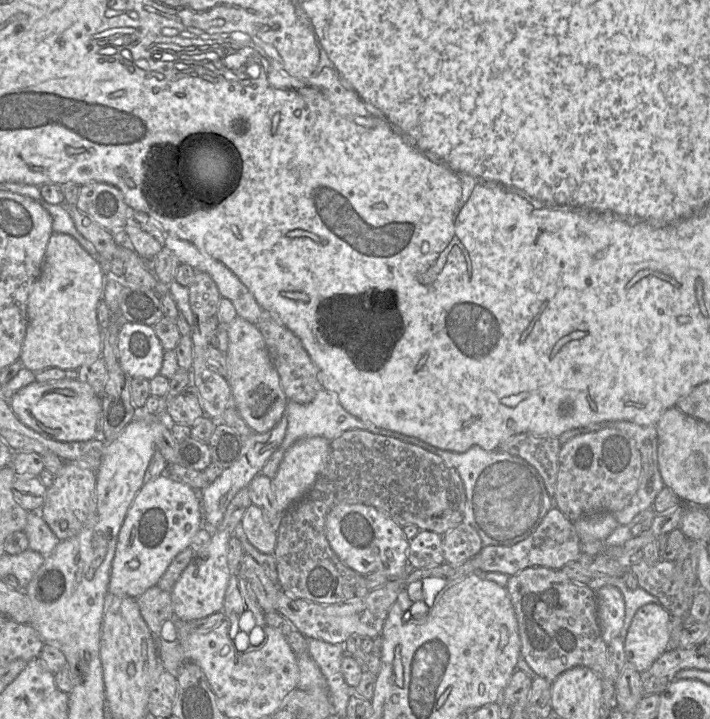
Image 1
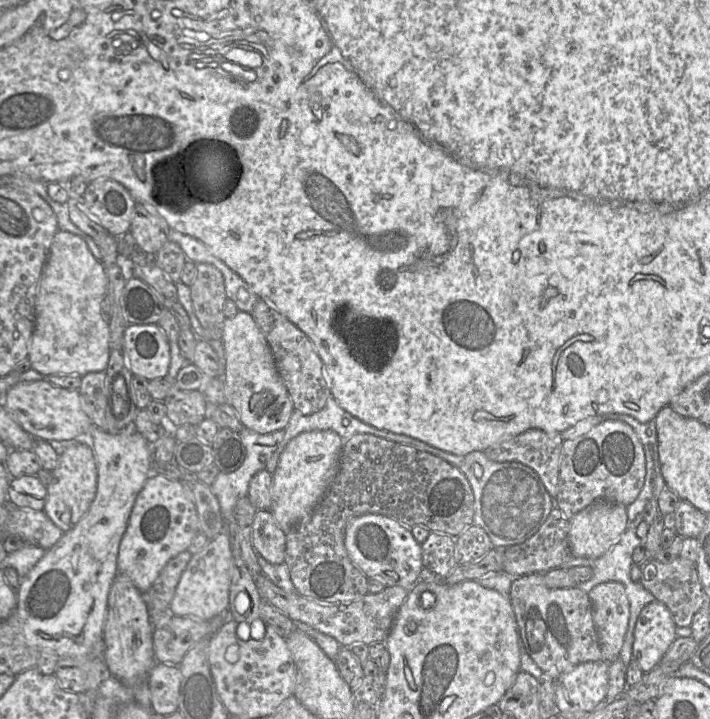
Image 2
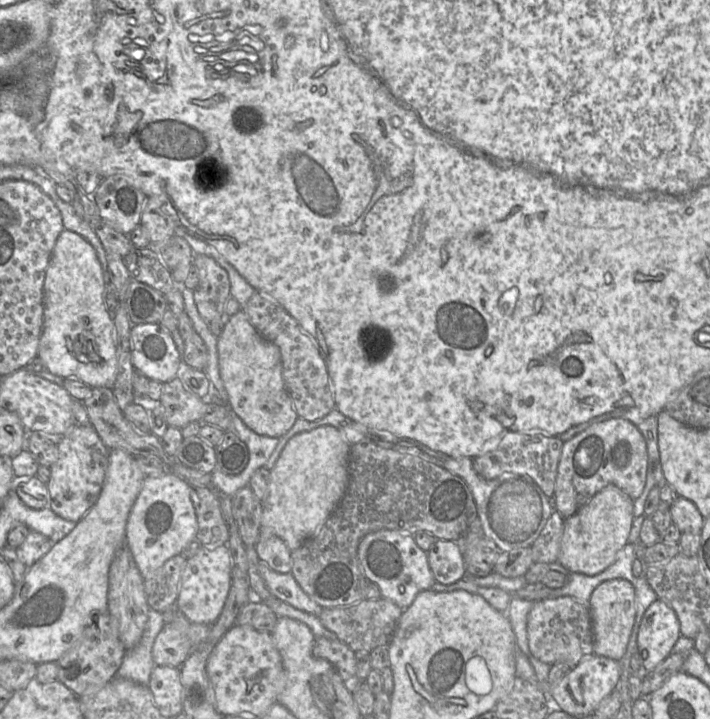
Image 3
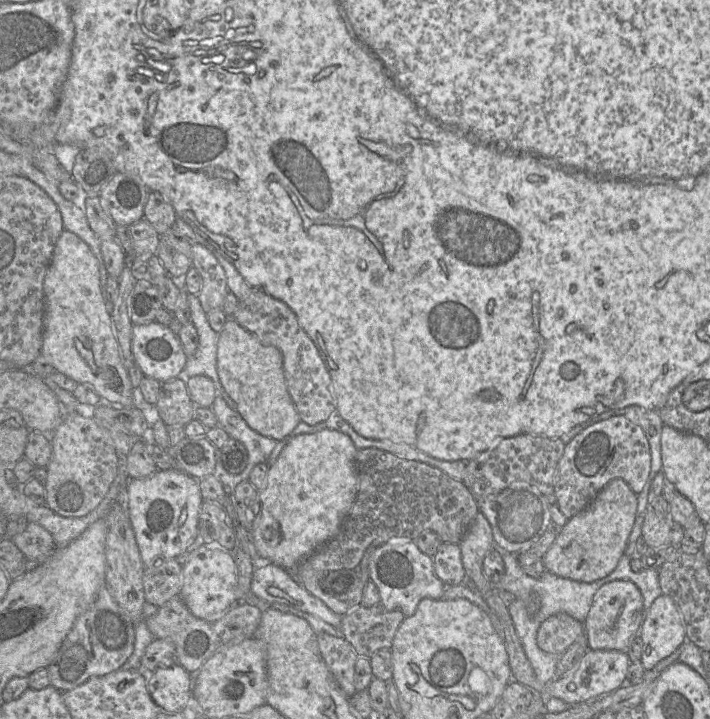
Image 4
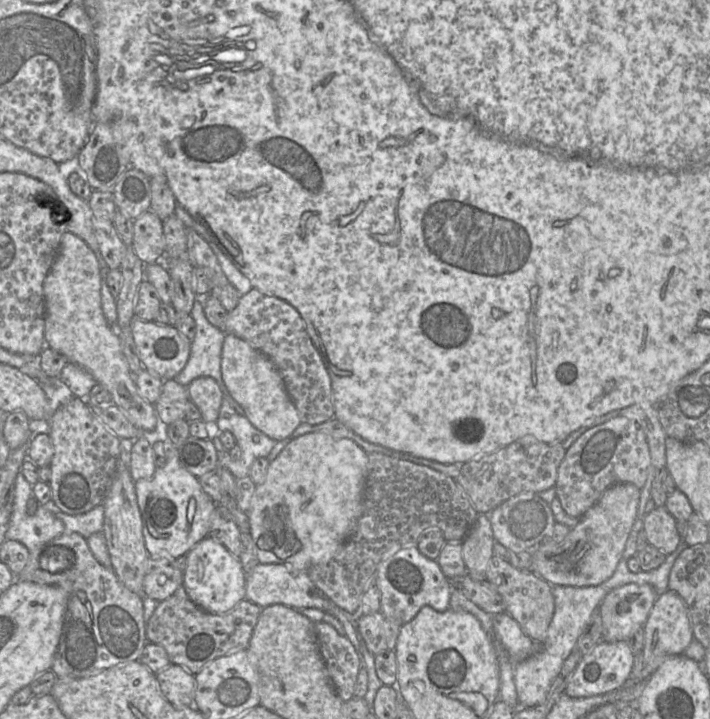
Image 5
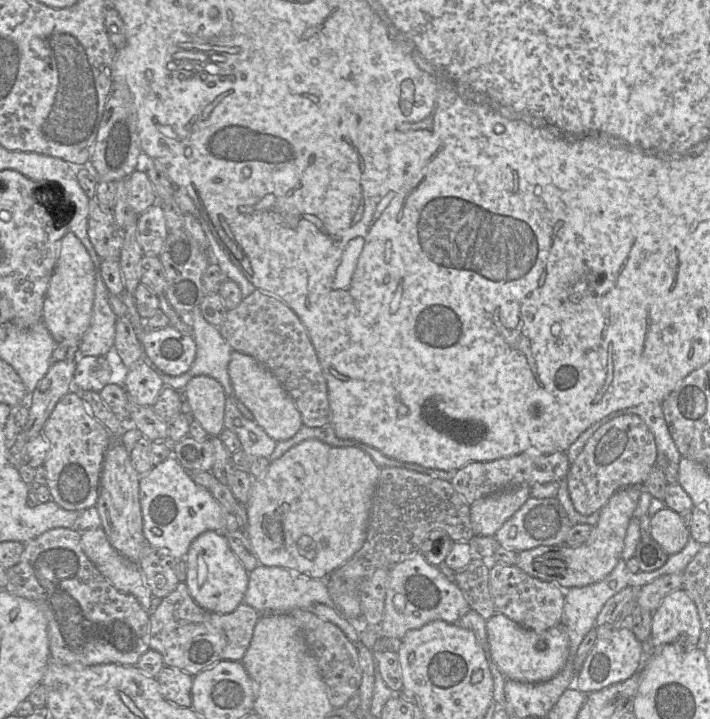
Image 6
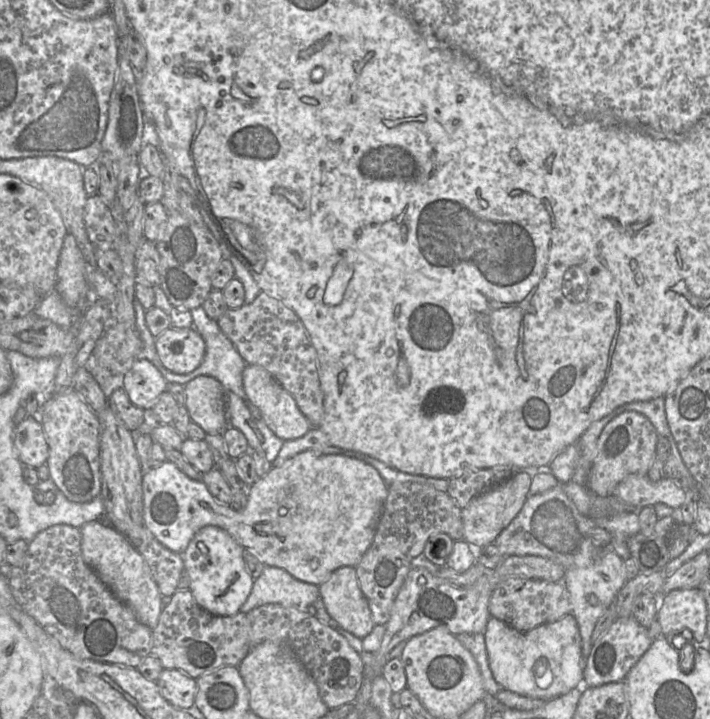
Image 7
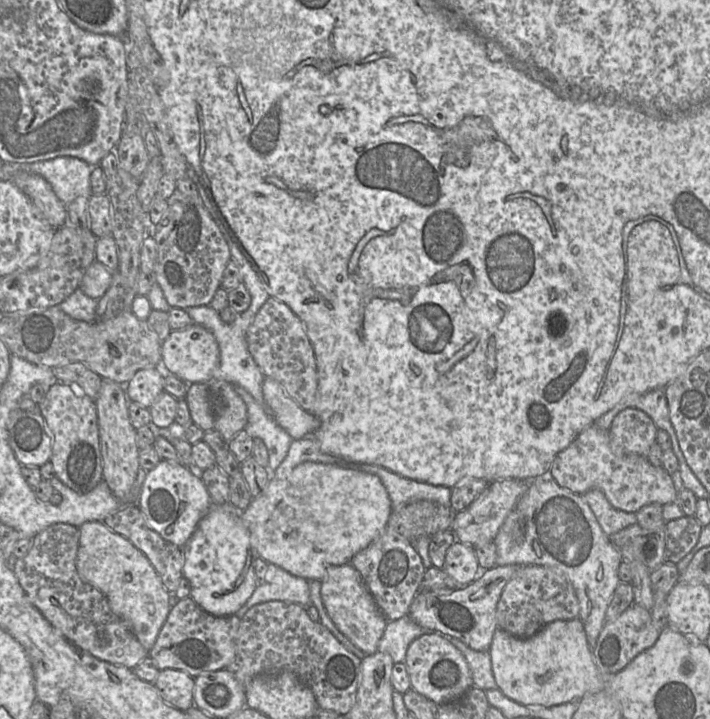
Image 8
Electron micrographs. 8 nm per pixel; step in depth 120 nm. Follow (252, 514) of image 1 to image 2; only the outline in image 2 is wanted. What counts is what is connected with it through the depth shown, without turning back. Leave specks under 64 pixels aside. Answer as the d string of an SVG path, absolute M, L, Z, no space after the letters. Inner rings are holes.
M257 510L252 523L252 543L255 550L269 563L284 563L286 533L280 528L270 510Z

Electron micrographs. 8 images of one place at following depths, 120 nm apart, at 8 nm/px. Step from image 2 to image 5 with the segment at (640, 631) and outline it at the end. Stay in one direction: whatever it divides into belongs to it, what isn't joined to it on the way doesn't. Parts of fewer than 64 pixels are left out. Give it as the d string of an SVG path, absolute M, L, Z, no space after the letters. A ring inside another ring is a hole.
M669 589L657 596L643 629L643 669L636 678L639 680L648 680L665 658L682 654L694 638L686 603L675 591Z

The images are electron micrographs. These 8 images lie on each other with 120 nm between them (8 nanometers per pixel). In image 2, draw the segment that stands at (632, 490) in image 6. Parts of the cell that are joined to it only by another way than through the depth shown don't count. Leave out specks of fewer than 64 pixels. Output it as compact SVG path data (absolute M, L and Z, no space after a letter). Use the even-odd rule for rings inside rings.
M596 500L575 514L569 522L571 554L575 557L599 558L620 540L628 528L627 506L613 501Z

